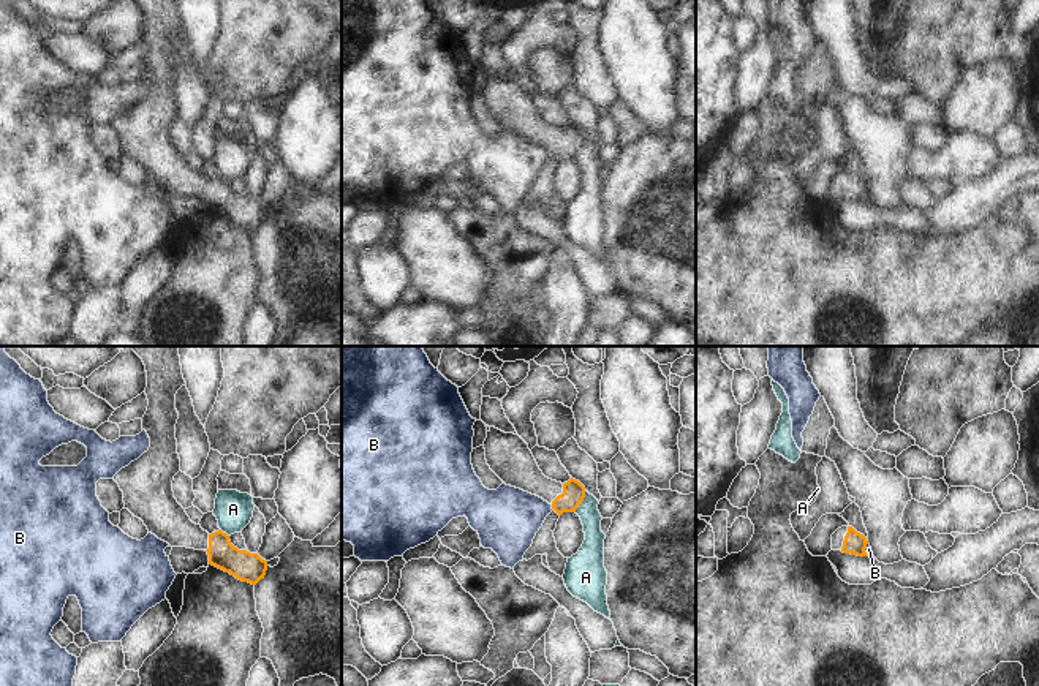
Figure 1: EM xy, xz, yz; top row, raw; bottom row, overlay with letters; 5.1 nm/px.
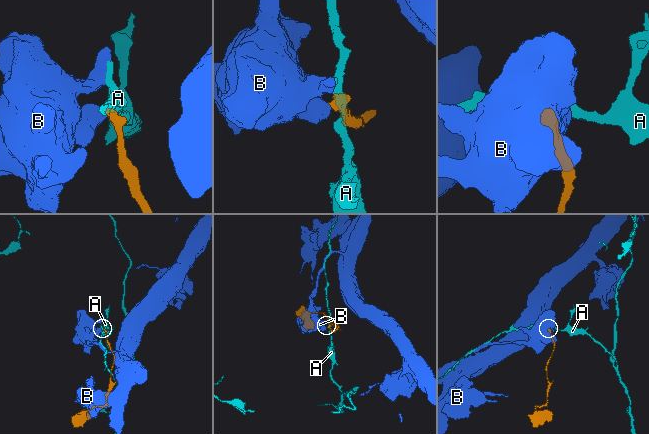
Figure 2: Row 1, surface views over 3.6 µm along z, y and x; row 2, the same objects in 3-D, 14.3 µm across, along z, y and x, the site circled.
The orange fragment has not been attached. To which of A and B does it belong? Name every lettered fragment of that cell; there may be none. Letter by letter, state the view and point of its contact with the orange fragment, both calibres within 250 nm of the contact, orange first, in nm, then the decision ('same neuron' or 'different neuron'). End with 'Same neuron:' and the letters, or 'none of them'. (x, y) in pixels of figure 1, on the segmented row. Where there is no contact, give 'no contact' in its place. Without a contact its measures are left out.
A: xz (582, 500) | 110/110 nm | different neuron
B: xz (552, 508) | 110/320 nm | different neuron
Same neuron: none of them

